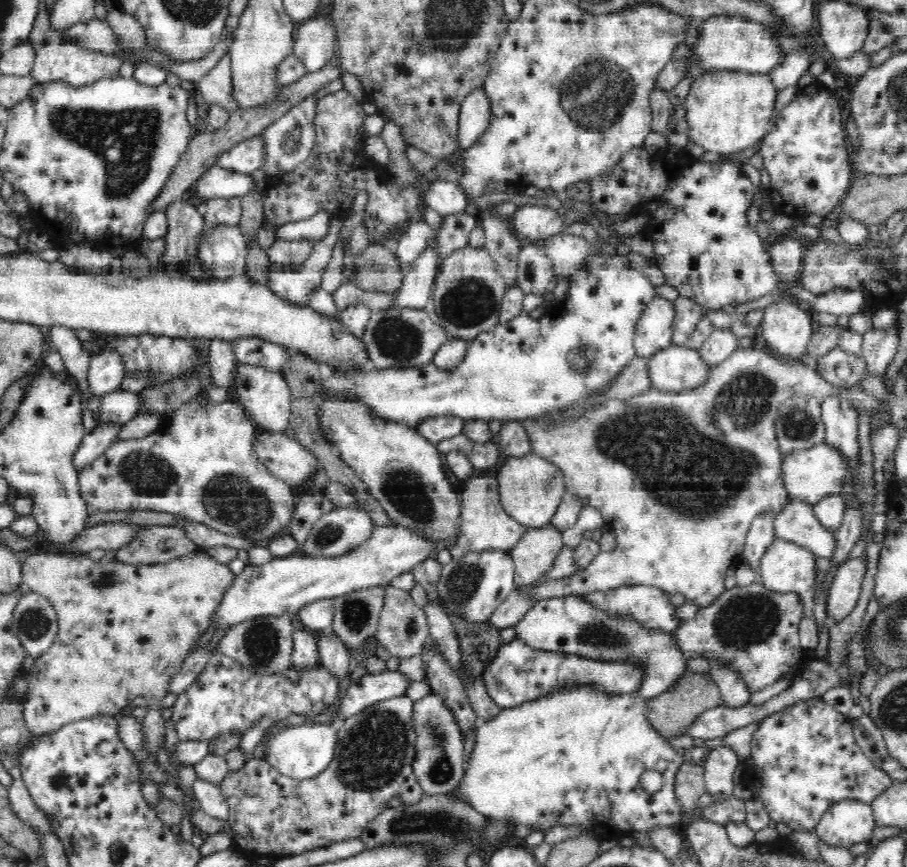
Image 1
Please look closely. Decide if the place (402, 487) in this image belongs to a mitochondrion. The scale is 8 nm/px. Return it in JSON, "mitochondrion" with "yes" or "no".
{"mitochondrion":"yes"}

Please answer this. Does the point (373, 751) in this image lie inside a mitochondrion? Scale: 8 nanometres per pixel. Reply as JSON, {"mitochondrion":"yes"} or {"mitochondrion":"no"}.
{"mitochondrion":"yes"}

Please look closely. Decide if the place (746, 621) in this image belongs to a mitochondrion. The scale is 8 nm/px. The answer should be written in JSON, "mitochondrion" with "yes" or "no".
{"mitochondrion":"yes"}

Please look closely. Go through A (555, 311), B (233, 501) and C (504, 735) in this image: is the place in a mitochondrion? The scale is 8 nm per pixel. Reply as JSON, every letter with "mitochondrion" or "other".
{"A":"other","B":"mitochondrion","C":"other"}

